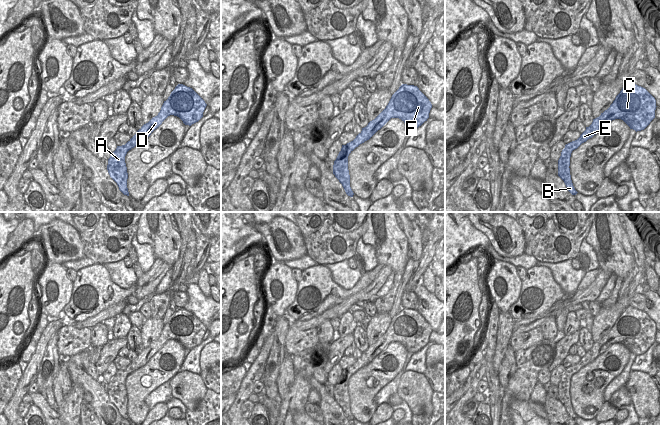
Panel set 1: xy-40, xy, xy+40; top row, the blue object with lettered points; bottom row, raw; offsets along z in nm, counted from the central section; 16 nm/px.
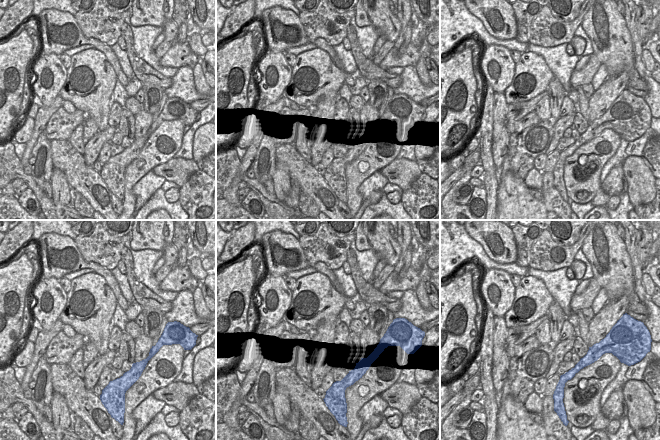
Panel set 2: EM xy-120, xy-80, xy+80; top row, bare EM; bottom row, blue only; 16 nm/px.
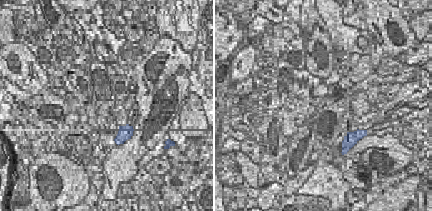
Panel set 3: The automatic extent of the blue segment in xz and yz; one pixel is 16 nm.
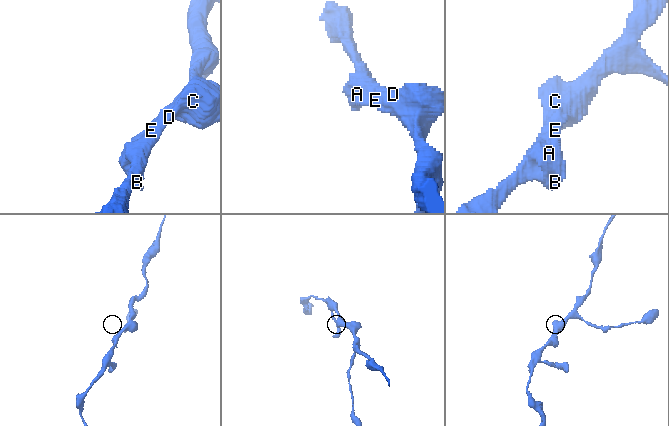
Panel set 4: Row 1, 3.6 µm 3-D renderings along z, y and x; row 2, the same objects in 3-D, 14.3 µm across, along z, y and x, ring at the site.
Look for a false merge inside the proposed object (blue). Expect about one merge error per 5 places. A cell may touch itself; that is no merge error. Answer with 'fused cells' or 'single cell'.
single cell

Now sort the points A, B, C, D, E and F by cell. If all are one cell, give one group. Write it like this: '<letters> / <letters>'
A B C D E F

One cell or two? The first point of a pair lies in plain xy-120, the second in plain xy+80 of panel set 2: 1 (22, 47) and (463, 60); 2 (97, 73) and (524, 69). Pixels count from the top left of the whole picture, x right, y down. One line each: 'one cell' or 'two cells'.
1: one cell
2: one cell

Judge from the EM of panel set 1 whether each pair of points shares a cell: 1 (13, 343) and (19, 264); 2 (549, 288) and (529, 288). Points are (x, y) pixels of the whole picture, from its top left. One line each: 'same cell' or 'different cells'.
1: same cell
2: same cell

